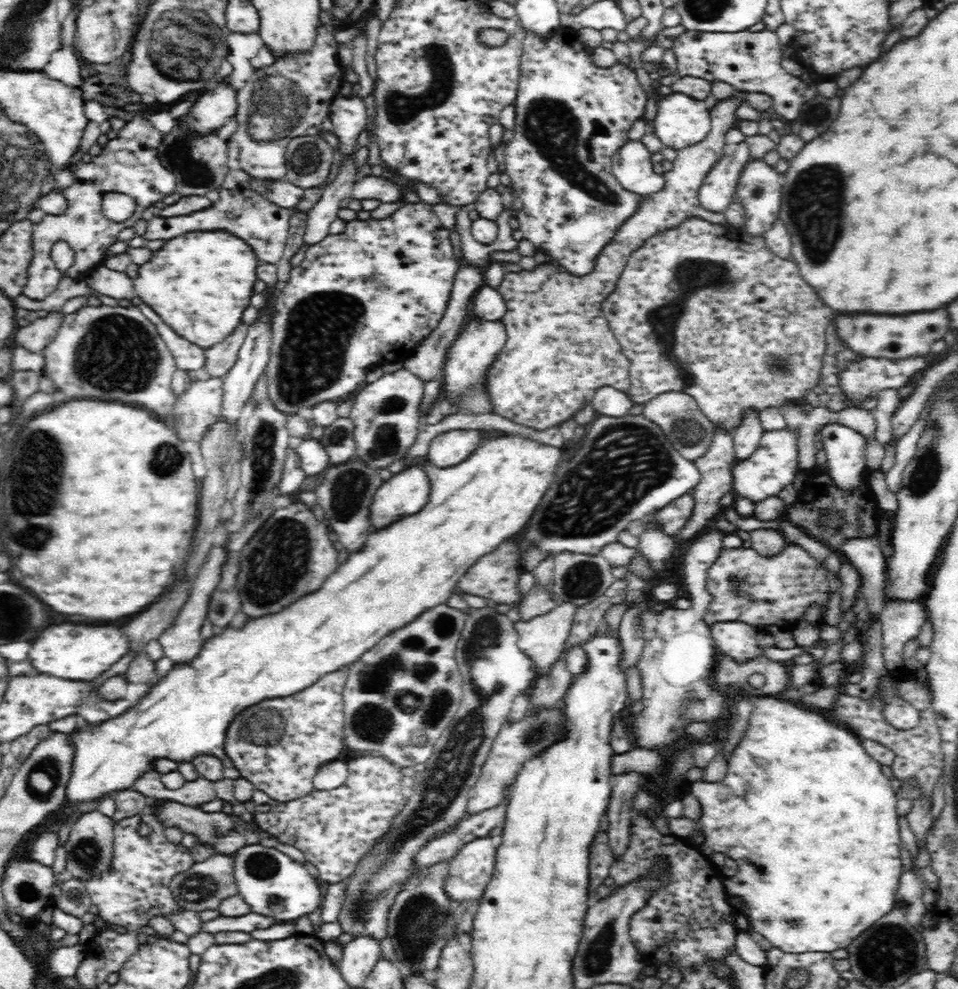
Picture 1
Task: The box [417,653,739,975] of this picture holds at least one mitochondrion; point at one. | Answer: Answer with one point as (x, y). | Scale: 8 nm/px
(534, 735)

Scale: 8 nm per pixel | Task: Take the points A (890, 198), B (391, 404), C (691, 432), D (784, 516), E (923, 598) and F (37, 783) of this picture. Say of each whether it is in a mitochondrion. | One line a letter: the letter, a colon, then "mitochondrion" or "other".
A: other
B: mitochondrion
C: mitochondrion
D: other
E: other
F: mitochondrion

